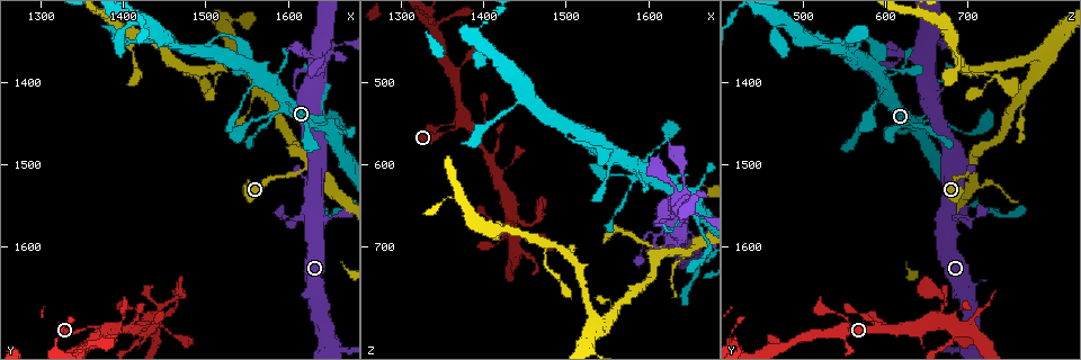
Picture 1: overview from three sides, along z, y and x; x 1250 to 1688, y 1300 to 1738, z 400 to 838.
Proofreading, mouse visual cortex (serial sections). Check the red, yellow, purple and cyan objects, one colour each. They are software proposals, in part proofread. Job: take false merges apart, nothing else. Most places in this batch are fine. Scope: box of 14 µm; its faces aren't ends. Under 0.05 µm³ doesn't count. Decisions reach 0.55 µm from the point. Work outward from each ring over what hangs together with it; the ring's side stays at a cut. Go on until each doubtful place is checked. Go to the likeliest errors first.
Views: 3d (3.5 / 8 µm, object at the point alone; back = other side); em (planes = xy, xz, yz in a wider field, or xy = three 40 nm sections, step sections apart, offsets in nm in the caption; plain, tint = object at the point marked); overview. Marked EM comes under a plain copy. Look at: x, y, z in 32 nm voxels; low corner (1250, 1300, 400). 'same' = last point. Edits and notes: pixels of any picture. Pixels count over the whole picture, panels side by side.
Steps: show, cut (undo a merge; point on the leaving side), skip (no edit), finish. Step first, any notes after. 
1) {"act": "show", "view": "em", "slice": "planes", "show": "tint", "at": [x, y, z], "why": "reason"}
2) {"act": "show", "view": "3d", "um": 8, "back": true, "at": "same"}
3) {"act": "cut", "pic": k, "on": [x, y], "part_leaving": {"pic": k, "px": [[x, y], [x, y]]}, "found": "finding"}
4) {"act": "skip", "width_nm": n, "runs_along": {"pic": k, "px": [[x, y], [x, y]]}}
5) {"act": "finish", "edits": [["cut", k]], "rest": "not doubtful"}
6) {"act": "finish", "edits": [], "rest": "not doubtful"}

{"act": "show", "view": "3d", "um": 3.5, "at": [1585, 1440, 620], "why": "calibre changes"}

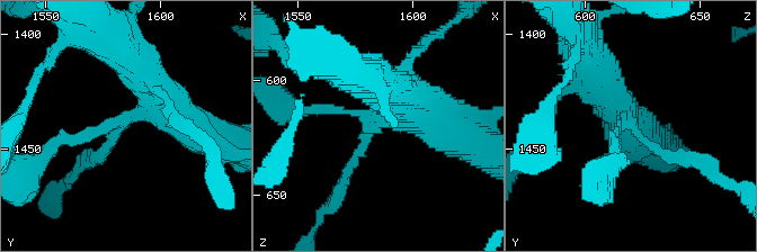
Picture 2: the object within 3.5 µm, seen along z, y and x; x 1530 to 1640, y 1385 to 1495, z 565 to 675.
{"act": "show", "view": "em", "slice": "xy", "step": 1, "show": "tint", "at": [1583, 1439, 620], "arms": 3, "arm_widths_nm": [150, 150, 450], "why": "now the EM"}

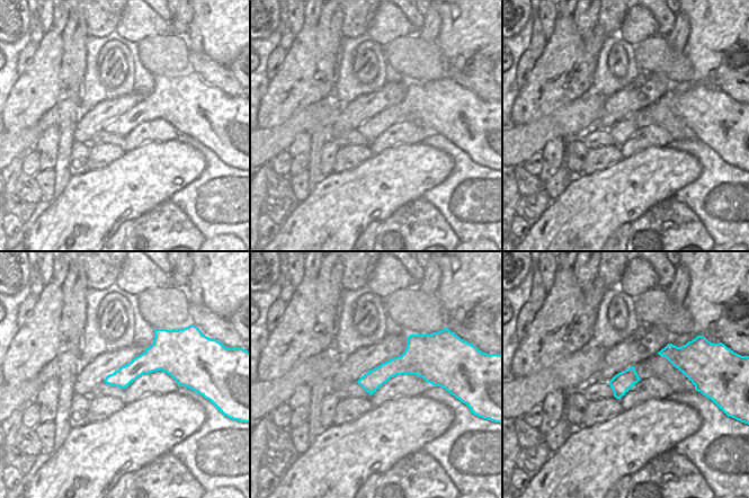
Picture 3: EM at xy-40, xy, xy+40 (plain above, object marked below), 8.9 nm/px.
{"act": "show", "view": "em", "slice": "xy", "step": 5, "show": "tint", "at": "same"}

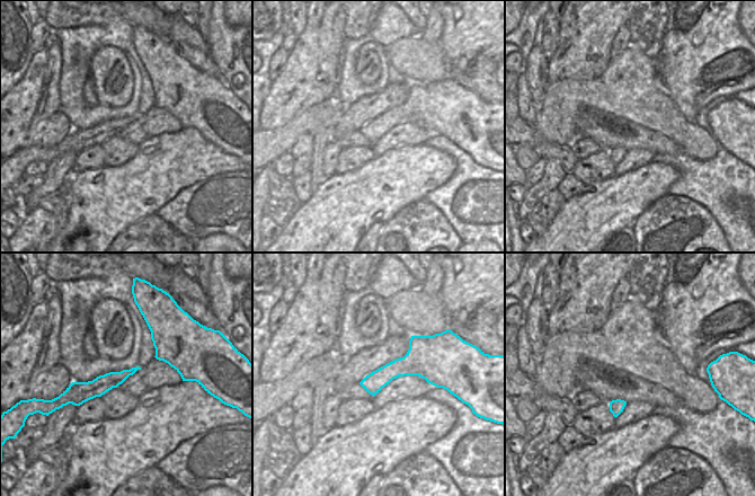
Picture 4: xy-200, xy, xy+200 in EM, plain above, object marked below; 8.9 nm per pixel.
{"act": "skip", "width_nm": 180, "runs_along": {"pic": 2, "px": [[185, 119], [143, 109], [54, 143]]}, "found": "all the same cell"}

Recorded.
{"act": "show", "view": "3d", "um": 8, "at": [1625, 1505, 705], "why": "arms part here"}

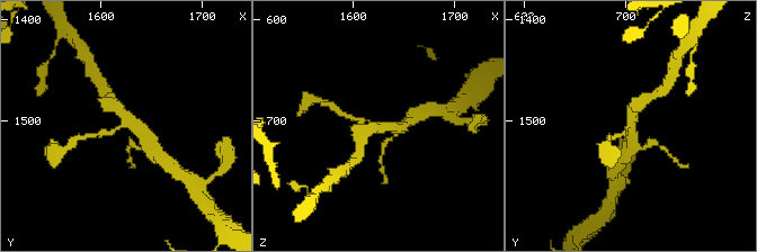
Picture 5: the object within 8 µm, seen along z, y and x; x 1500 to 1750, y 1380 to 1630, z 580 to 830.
{"act": "show", "view": "em", "slice": "xy", "step": 5, "show": "tint", "at": [1624, 1500, 704], "arms": 3, "arm_widths_nm": [150, 350, 450]}

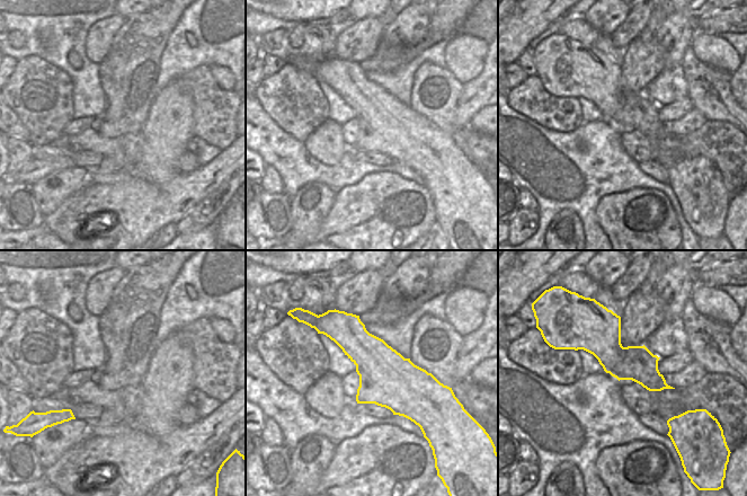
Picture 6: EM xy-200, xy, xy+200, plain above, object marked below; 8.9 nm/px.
{"act": "skip", "runs_along": {"pic": 5, "px": [[621, 134], [633, 108], [643, 99]]}, "found": "one cell here"}

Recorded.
{"act": "show", "view": "3d", "um": 3.5, "at": [1650, 1450, 645], "why": "four or more arms meet"}

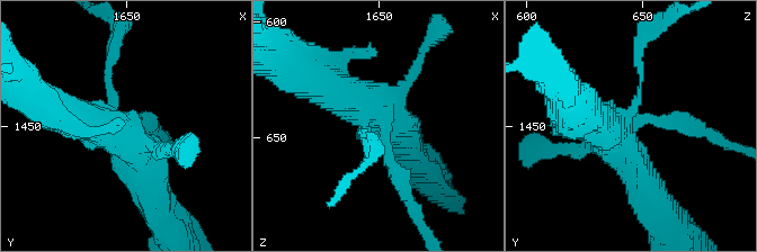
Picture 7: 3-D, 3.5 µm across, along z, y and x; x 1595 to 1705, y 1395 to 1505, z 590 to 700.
{"act": "show", "view": "em", "slice": "xy", "step": 1, "show": "tint", "at": [1652, 1448, 645], "why": "need the tissue"}

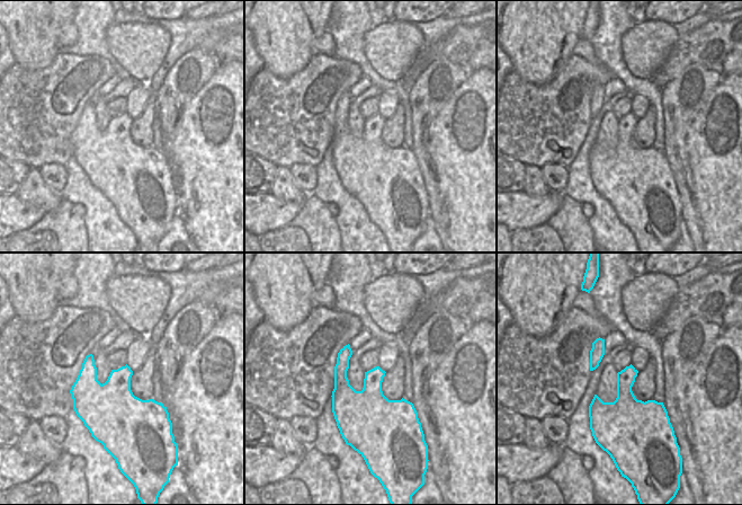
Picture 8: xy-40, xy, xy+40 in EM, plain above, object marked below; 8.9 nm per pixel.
{"act": "skip", "width_nm": 320, "runs_along": {"pic": 7, "px": [[45, 107], [125, 131], [153, 192]]}, "found": "all the same cell"}

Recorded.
{"act": "show", "view": "3d", "um": 3.5, "back": true, "at": [1375, 1705, 550], "why": "thin arm on a thick one"}

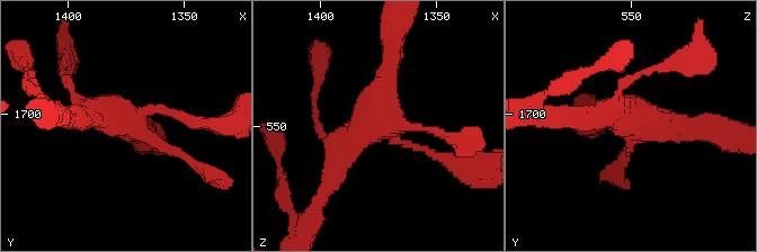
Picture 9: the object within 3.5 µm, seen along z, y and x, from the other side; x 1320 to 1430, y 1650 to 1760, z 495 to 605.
{"act": "skip", "found": "continuous, no second cell"}

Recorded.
{"act": "finish", "edits": [], "rest": "not doubtful"}

